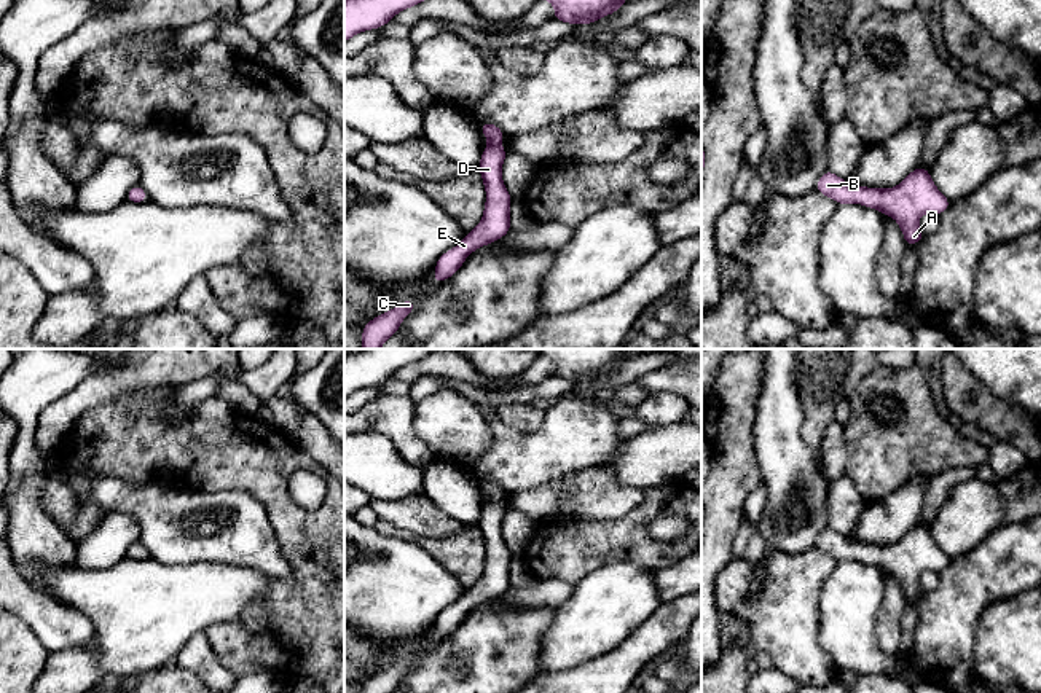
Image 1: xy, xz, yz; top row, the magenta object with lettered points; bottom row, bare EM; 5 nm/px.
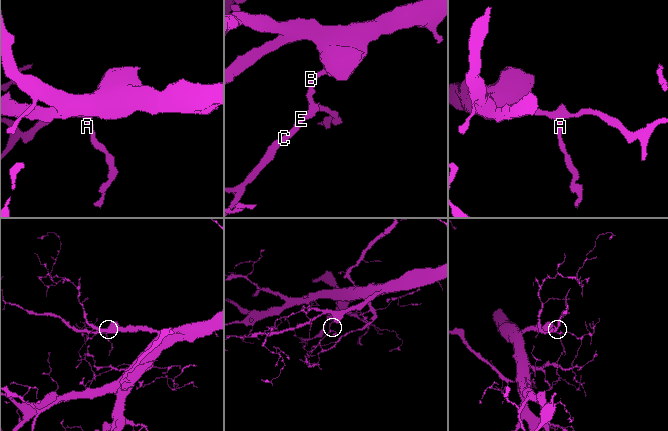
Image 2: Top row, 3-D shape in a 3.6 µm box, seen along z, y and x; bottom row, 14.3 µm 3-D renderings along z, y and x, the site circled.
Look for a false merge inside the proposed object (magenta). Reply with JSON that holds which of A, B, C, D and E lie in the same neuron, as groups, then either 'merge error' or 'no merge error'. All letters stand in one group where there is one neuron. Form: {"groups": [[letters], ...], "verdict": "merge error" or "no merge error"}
{"groups": [["A", "B", "C", "D", "E"]], "verdict": "no merge error"}

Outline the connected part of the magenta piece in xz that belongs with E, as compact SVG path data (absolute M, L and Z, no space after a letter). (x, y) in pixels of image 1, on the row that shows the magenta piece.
M481 123L480 132L488 139L488 147L481 151L481 161L477 167L486 191L483 218L456 247L437 260L432 282L450 279L473 250L499 241L512 229L509 213L513 198L509 194L501 174L507 156L501 147L505 134L493 123Z

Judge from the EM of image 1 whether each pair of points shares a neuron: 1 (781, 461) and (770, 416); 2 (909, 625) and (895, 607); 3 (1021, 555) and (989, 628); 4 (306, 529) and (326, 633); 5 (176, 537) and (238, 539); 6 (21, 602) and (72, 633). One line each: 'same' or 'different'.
1: same
2: different
3: different
4: same
5: same
6: same

